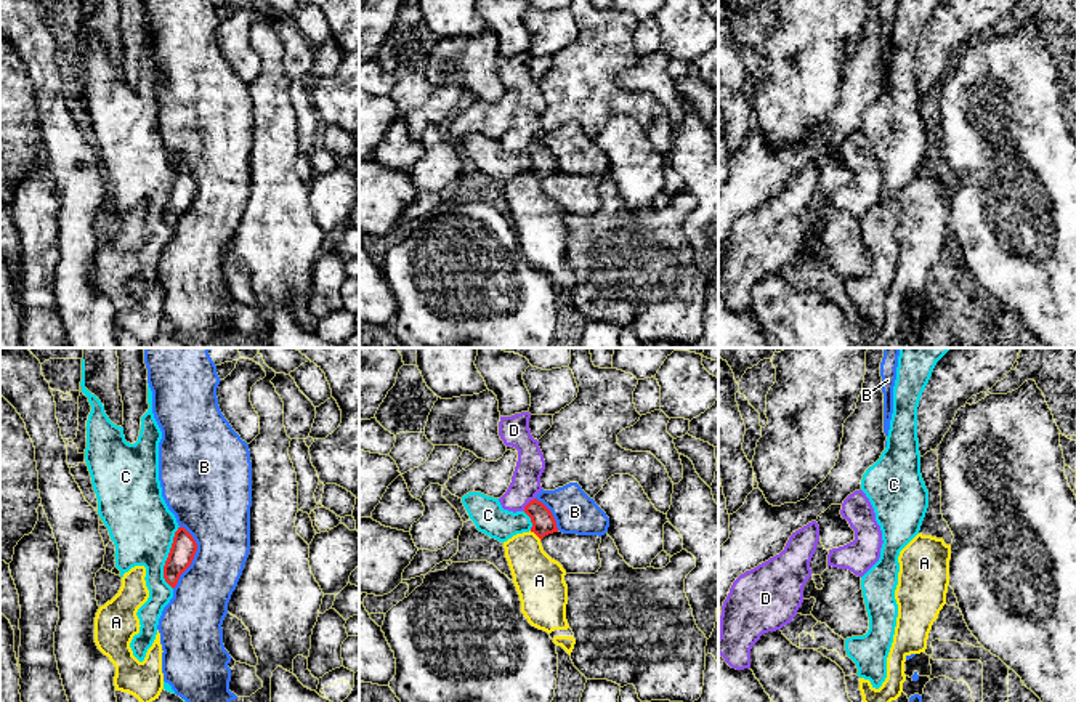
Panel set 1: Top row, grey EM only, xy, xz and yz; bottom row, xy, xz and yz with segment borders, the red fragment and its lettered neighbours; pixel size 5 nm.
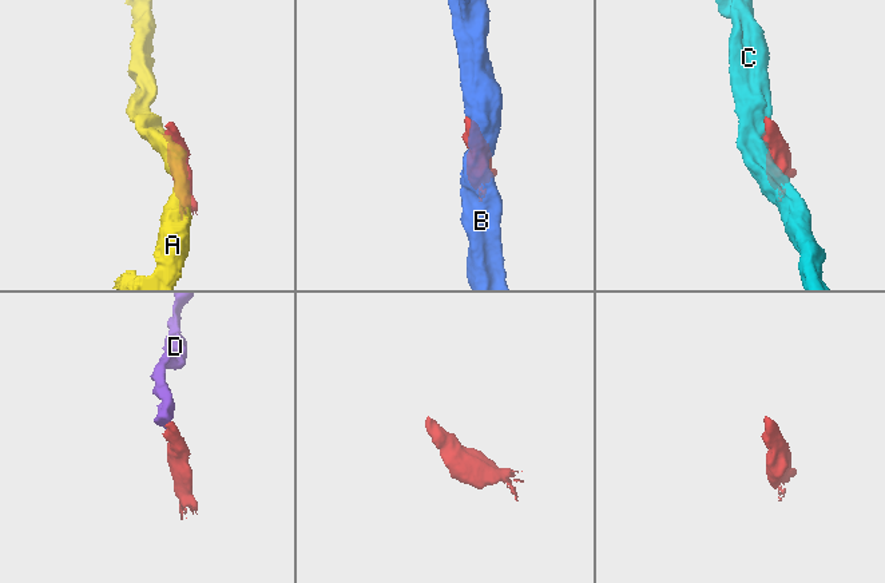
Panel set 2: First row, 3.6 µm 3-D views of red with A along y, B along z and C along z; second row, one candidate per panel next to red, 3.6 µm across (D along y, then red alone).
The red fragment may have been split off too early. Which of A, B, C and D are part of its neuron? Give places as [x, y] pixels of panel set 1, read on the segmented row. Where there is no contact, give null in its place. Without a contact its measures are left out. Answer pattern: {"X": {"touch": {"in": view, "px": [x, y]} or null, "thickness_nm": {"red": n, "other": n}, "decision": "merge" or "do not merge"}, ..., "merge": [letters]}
{"A": {"touch": {"in": "xz", "px": [536, 534]}, "thickness_nm": {"red": 120, "other": 240}, "decision": "do not merge"}, "B": {"touch": {"in": "xy", "px": [193, 558]}, "thickness_nm": {"red": 130, "other": 320}, "decision": "do not merge"}, "C": {"touch": {"in": "xy", "px": [167, 558]}, "thickness_nm": {"red": 130, "other": 320}, "decision": "do not merge"}, "D": {"touch": {"in": "xz", "px": [528, 504]}, "thickness_nm": {"red": 120, "other": 150}, "decision": "merge"}, "merge": ["D"]}

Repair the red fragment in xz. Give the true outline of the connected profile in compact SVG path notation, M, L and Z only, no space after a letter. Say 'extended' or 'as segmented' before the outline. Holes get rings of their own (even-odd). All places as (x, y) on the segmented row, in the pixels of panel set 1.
extended; M529 412L500 417L499 436L507 447L518 450L518 462L507 492L499 498L504 510L524 511L532 522L531 532L540 540L558 532L552 511L536 498L542 490L540 476L545 470L544 454L539 441L529 430Z

